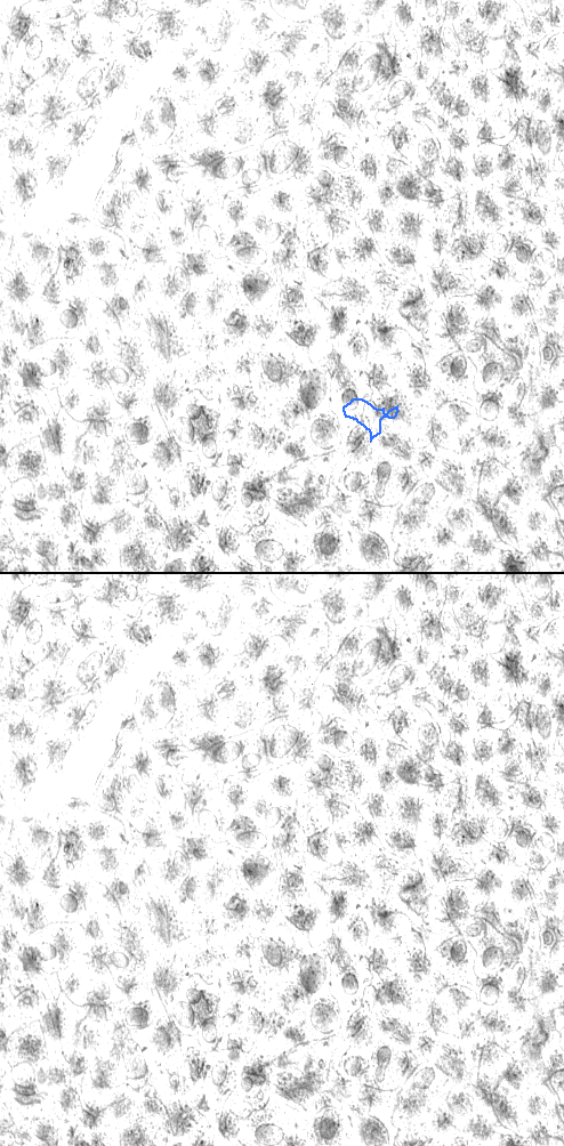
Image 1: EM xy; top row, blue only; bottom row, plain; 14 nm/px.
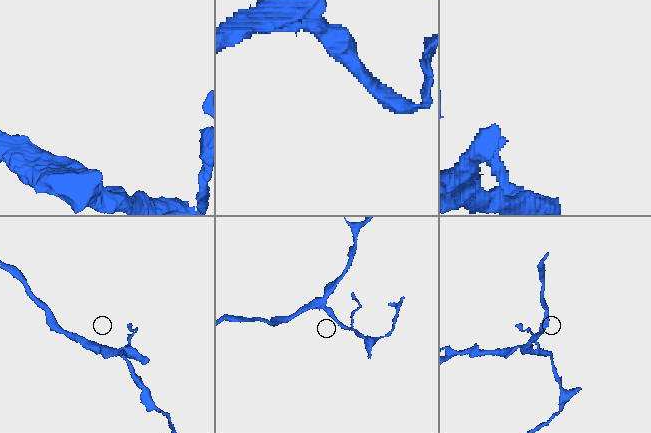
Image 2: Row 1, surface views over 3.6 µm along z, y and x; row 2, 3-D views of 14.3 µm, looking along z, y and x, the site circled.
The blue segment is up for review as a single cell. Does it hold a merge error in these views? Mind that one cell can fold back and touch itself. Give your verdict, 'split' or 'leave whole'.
leave whole

